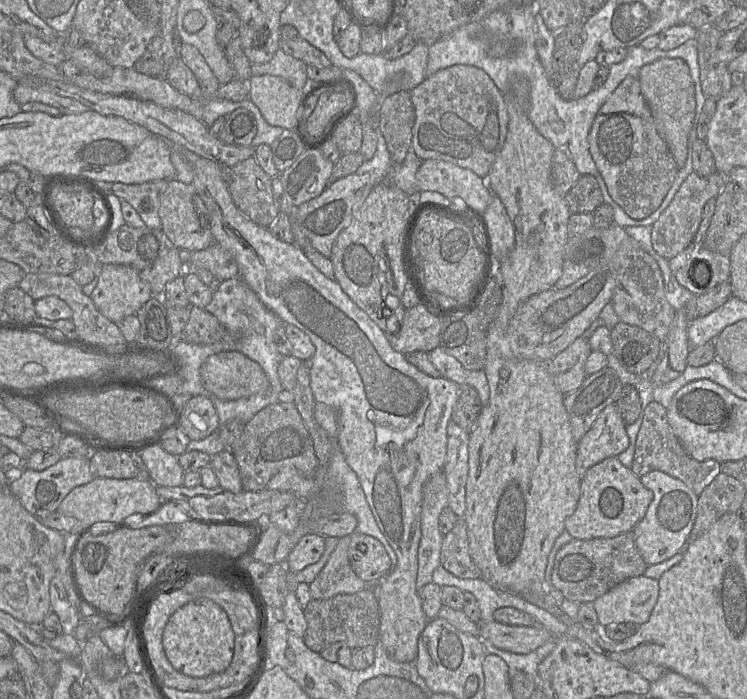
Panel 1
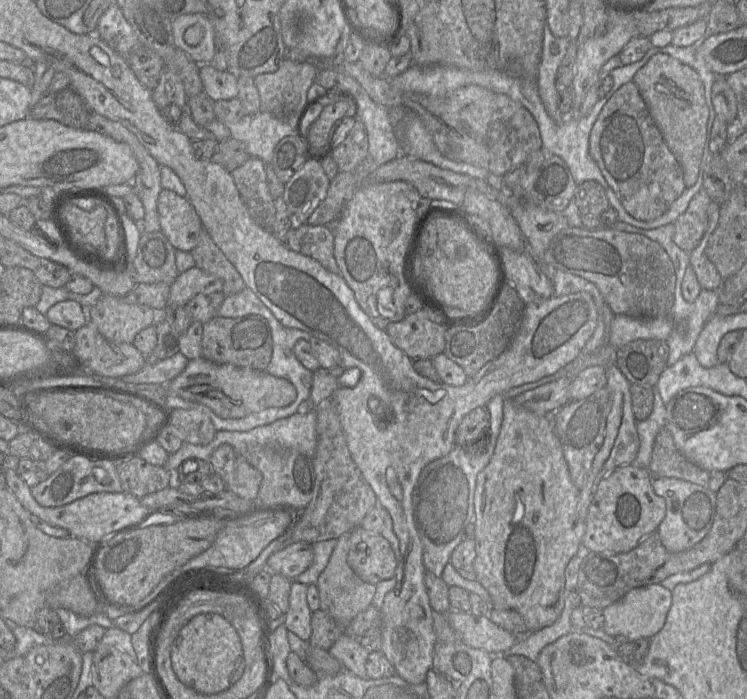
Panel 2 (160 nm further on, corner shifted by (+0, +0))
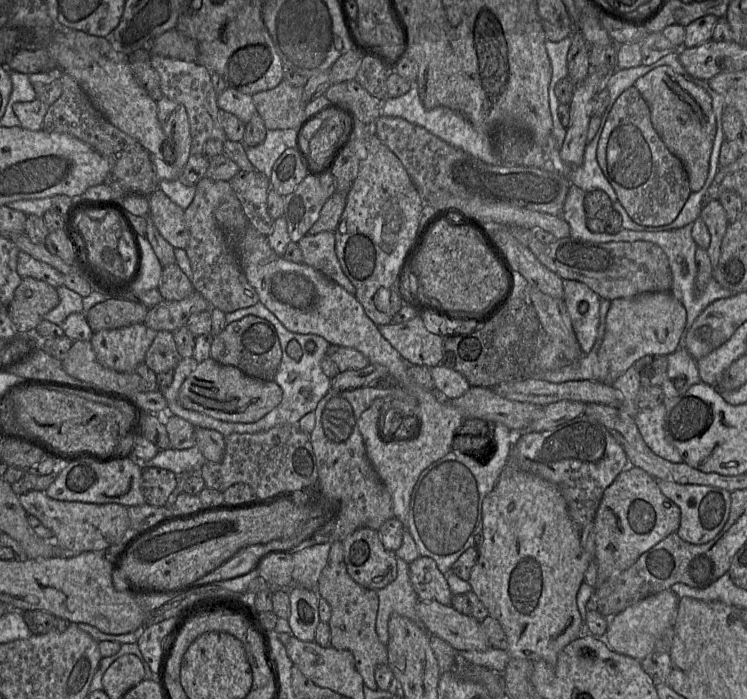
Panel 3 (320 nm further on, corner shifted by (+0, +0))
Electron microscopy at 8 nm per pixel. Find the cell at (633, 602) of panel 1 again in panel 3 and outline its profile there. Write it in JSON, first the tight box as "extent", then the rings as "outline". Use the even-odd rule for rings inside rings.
{"extent":[602,589,679,661],"outline":[[[670,589],[640,600],[608,619],[608,628],[602,639],[612,650],[639,661],[643,660],[655,650],[657,641],[665,635],[667,629],[673,628],[678,600],[679,597]]]}

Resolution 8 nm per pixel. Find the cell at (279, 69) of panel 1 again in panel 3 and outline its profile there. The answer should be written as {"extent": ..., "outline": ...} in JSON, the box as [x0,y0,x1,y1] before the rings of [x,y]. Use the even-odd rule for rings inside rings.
{"extent":[252,80,304,130],"outline":[[[282,80],[273,89],[252,95],[257,113],[268,130],[297,128],[304,114],[303,87]]]}

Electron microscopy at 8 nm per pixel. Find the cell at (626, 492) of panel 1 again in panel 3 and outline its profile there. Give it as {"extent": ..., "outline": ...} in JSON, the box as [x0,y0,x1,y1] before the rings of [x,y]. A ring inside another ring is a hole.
{"extent":[593,466,680,587],"outline":[[[628,466],[608,486],[602,496],[593,520],[595,534],[595,554],[593,561],[597,566],[596,587],[608,578],[632,566],[637,559],[668,535],[676,533],[680,525],[680,508],[659,489],[657,481],[643,469]]]}

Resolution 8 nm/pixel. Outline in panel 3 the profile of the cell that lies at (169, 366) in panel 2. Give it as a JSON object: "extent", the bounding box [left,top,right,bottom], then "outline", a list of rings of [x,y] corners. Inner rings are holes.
{"extent":[162,302,332,437],"outline":[[[261,302],[257,304],[236,310],[225,314],[226,325],[238,321],[245,316],[254,315],[266,319],[275,327],[282,350],[282,359],[278,371],[275,375],[274,381],[281,387],[283,391],[283,398],[280,404],[272,411],[262,417],[260,420],[252,423],[232,423],[217,420],[205,414],[188,410],[180,405],[178,401],[179,389],[185,379],[196,369],[198,362],[193,358],[182,358],[174,369],[173,380],[171,385],[162,392],[167,401],[167,412],[178,416],[188,422],[194,427],[201,427],[210,430],[216,430],[224,437],[232,433],[258,433],[268,431],[279,425],[292,424],[298,425],[300,419],[309,412],[314,412],[319,401],[332,389],[331,379],[327,377],[321,368],[321,360],[326,356],[328,347],[331,345],[321,336],[315,334],[298,334],[293,333],[285,328],[285,326],[270,312]],[[295,340],[302,348],[302,357],[299,361],[292,359],[287,353],[287,346],[290,341]],[[312,341],[316,344],[314,352],[306,350],[307,342]]]}

